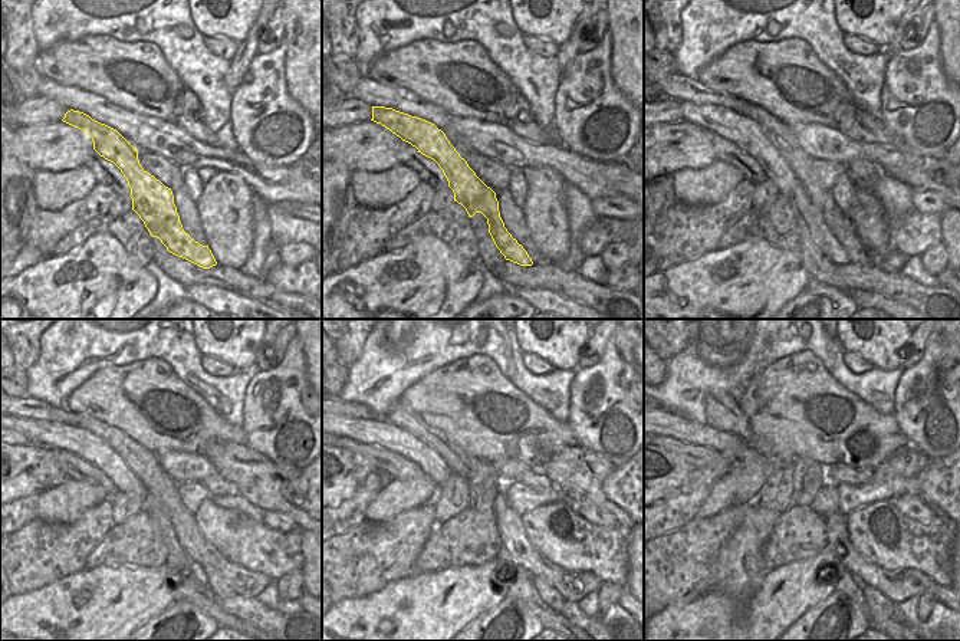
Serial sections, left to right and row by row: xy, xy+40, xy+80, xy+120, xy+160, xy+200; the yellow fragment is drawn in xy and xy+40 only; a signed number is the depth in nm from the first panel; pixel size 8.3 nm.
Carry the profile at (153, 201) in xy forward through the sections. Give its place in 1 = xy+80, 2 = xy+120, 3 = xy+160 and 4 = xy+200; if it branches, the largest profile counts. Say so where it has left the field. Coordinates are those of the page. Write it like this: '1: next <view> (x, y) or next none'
1: next xy+80 (743, 132)
2: next xy+120 (72, 439)
3: next xy+160 (374, 431)
4: next xy+200 (673, 424)

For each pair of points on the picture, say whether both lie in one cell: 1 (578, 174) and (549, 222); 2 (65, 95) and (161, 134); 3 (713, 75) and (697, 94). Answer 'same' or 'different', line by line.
1: different
2: same
3: different

